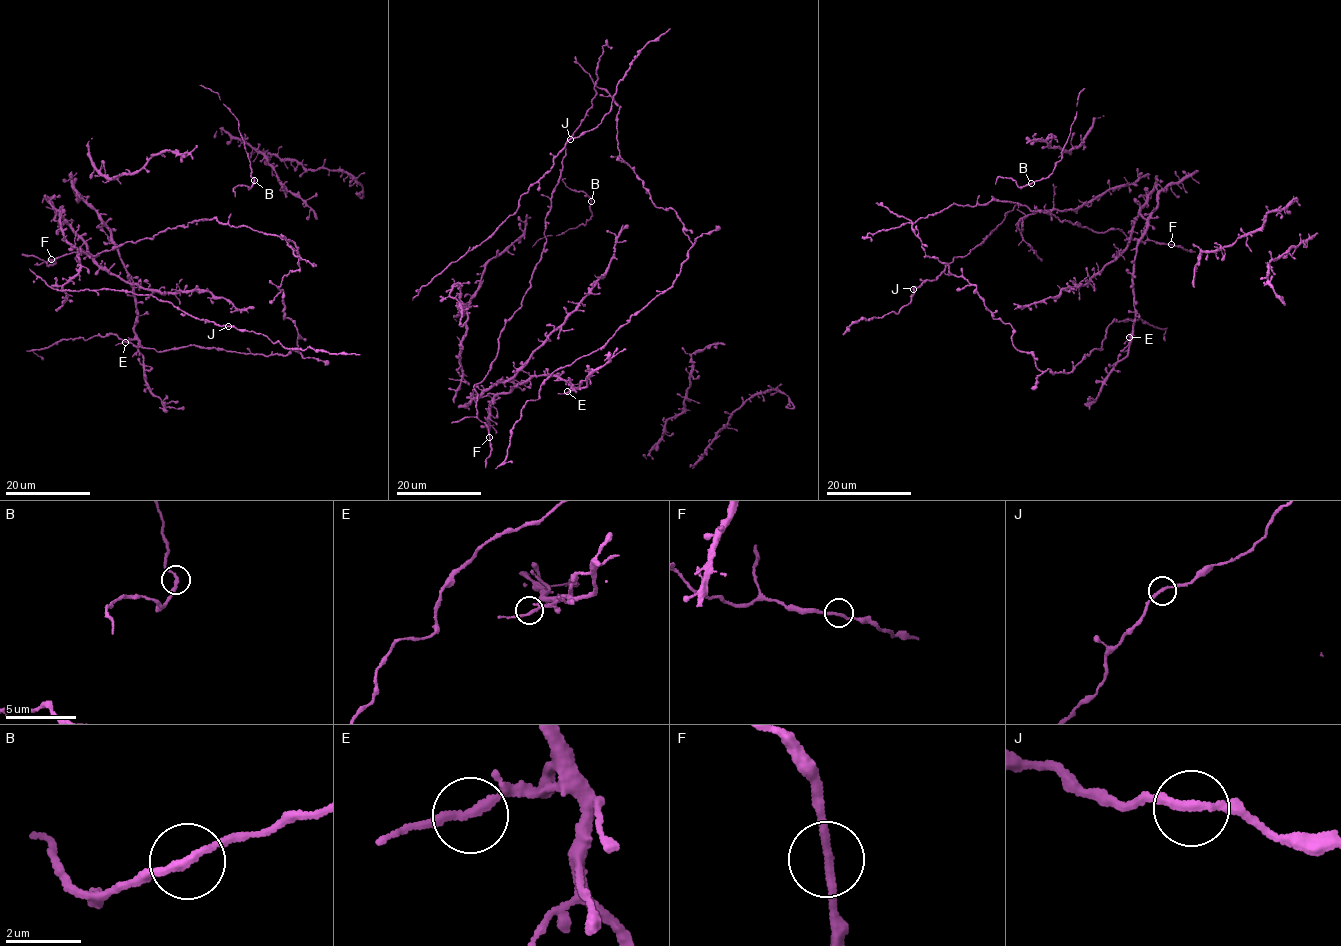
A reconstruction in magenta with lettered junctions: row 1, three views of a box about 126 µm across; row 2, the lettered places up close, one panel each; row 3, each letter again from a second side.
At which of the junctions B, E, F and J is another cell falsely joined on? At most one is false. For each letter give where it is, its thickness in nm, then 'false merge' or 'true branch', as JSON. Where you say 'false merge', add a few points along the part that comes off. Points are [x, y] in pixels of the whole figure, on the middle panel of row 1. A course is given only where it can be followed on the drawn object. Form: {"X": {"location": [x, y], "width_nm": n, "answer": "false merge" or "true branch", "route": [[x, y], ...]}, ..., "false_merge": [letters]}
{"B": {"location": [591, 201], "width_nm": 200, "answer": "true branch"}, "E": {"location": [567, 391], "width_nm": 200, "answer": "true branch"}, "F": {"location": [489, 437], "width_nm": 200, "answer": "true branch"}, "J": {"location": [570, 139], "width_nm": 200, "answer": "true branch"}, "false_merge": []}

